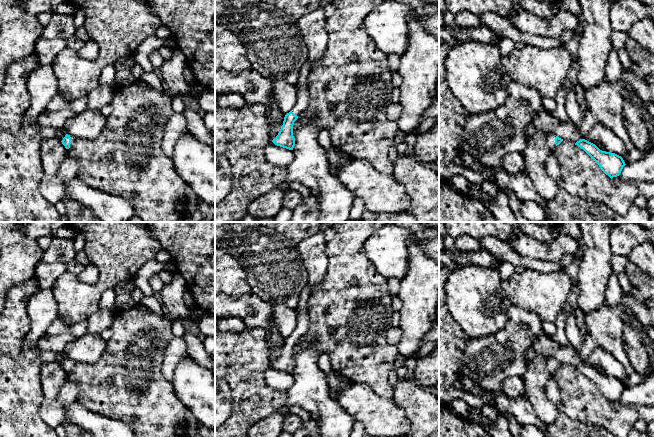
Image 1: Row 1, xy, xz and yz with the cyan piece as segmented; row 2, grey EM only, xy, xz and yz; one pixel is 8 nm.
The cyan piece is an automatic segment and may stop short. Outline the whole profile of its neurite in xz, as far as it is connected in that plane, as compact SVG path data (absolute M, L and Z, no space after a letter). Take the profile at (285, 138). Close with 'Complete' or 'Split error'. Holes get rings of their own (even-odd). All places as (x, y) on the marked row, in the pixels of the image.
M306 60L302 65L299 78L296 84L297 101L292 110L284 117L283 125L278 135L272 142L280 147L293 150L295 146L295 138L293 136L293 125L298 116L301 115L309 104L308 76L312 69L312 64Z. Split error

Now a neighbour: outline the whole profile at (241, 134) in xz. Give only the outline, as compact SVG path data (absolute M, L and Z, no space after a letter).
M263 104L232 108L215 105L215 157L224 156L229 161L233 177L231 191L215 205L215 222L235 222L248 213L248 206L263 194L280 185L287 177L287 168L278 167L266 159L265 147L272 142L270 128L266 119L266 108Z

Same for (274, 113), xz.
M271 92L271 99L269 102L269 111L266 114L266 119L270 128L270 132L272 129L272 123L276 120L284 121L284 117L285 115L279 110L277 103L275 102Z

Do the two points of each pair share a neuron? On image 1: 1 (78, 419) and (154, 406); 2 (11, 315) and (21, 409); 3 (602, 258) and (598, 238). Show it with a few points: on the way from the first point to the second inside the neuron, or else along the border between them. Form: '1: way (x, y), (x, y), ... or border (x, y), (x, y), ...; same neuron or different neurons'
1: border (80, 406), (121, 420), (124, 423); different neurons
2: way (11, 338), (11, 354), (16, 359), (16, 386); same neuron
3: way (600, 253), (598, 243); same neuron

